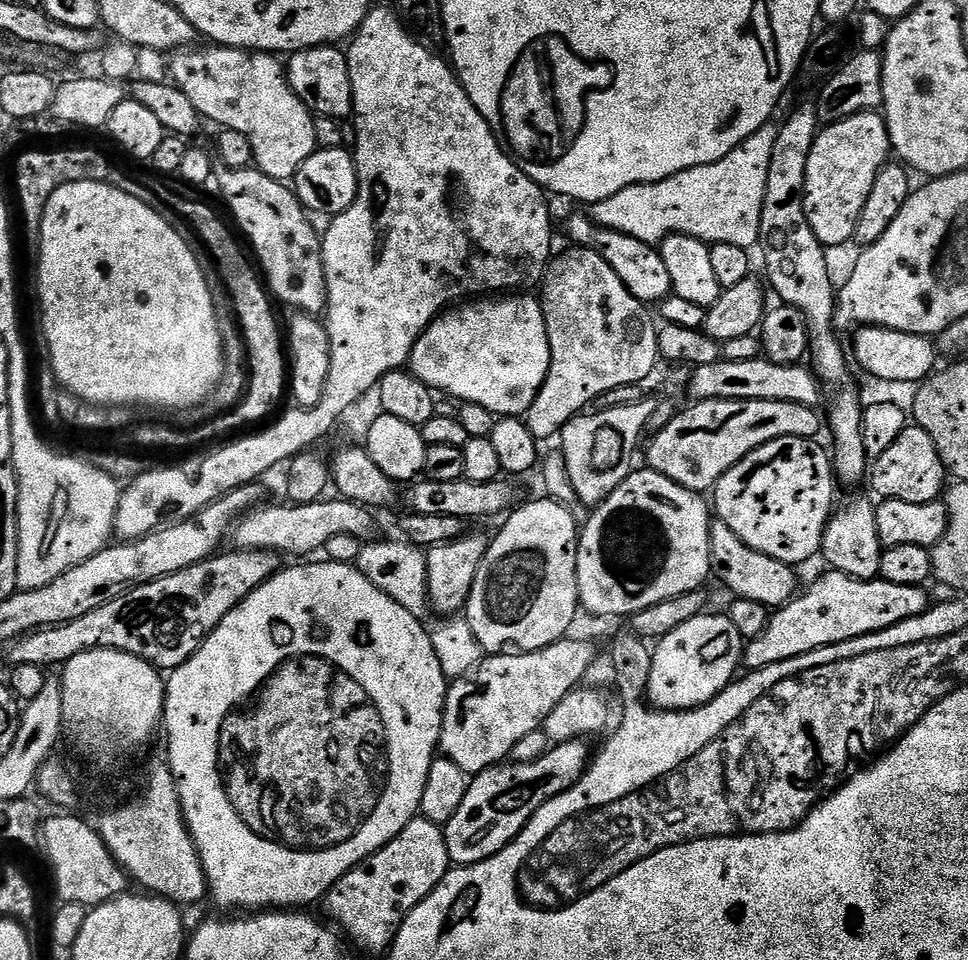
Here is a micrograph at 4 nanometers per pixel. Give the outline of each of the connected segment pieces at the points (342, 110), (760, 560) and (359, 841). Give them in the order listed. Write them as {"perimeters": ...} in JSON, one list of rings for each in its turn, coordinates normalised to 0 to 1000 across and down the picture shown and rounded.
{"perimeters":[[[[334,46],[303,54],[295,63],[295,78],[298,93],[315,108],[319,117],[348,127],[355,127],[364,121],[366,94],[362,85],[360,55],[354,49]]],[[[743,540],[733,545],[733,581],[736,600],[744,603],[757,617],[757,622],[787,628],[794,635],[801,635],[813,629],[823,618],[821,593],[817,589],[771,569]]],[[[306,585],[303,592],[290,591],[289,595],[280,600],[275,607],[267,610],[255,621],[250,628],[242,631],[229,648],[225,648],[223,655],[216,663],[211,664],[207,676],[197,683],[192,691],[183,696],[177,697],[171,708],[169,719],[169,744],[167,751],[167,763],[174,766],[174,801],[178,803],[178,809],[184,815],[186,823],[186,839],[190,845],[190,854],[194,858],[194,867],[198,871],[199,877],[207,891],[207,897],[211,903],[211,913],[215,917],[215,927],[218,936],[223,936],[223,942],[227,946],[252,946],[248,948],[310,948],[314,942],[322,942],[325,938],[334,939],[339,929],[354,913],[364,904],[369,904],[380,892],[385,892],[395,881],[403,878],[424,855],[431,853],[434,836],[436,835],[436,823],[440,823],[440,810],[444,806],[444,798],[452,783],[455,774],[455,761],[457,760],[457,748],[459,747],[459,732],[463,726],[464,705],[460,704],[457,698],[457,690],[452,690],[452,681],[446,672],[446,665],[441,653],[436,651],[435,643],[424,640],[407,623],[403,623],[378,598],[369,594],[367,588],[345,588],[334,585],[335,588],[314,588],[318,585]]]]}

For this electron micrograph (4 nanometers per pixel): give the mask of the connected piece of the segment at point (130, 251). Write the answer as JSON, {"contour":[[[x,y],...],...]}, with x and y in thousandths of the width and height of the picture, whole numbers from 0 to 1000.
{"contour":[[[86,188],[85,190],[72,190],[68,194],[64,194],[60,198],[56,198],[56,202],[52,206],[52,210],[45,220],[43,227],[43,235],[41,236],[41,248],[39,251],[41,257],[41,289],[38,290],[37,296],[41,299],[41,333],[45,336],[45,354],[50,357],[50,371],[54,374],[54,388],[58,391],[58,396],[62,399],[63,405],[75,408],[76,411],[86,417],[92,423],[121,423],[120,421],[150,421],[153,425],[198,425],[201,421],[207,421],[216,416],[219,407],[222,406],[224,398],[229,394],[231,389],[231,357],[227,351],[227,341],[225,340],[225,331],[221,323],[221,315],[219,307],[215,301],[213,290],[209,285],[209,281],[202,272],[202,266],[196,260],[194,255],[185,244],[169,230],[166,225],[159,219],[155,219],[155,215],[151,215],[151,210],[143,210],[143,206],[138,206],[134,202],[130,202],[126,198],[122,198],[118,194],[107,191],[105,188]]]}

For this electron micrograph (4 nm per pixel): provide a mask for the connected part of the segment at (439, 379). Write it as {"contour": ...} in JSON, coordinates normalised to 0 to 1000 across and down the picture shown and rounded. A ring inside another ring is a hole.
{"contour":[[[550,306],[492,310],[456,324],[428,360],[424,376],[426,391],[445,404],[447,409],[460,408],[461,411],[468,413],[471,419],[502,423],[502,427],[509,429],[513,435],[540,434],[548,419],[552,419],[560,398],[564,398],[564,390],[568,385],[568,356],[564,348],[562,324],[557,311],[553,307],[545,307]]]}

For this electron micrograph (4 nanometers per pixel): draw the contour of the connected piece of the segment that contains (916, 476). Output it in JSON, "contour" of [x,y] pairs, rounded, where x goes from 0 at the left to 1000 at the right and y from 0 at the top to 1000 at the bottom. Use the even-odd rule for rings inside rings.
{"contour":[[[939,444],[932,448],[932,452],[928,452],[928,456],[919,464],[919,469],[915,469],[915,473],[911,473],[900,484],[899,488],[899,504],[901,500],[901,508],[906,513],[909,521],[927,521],[928,523],[965,523],[971,521],[973,514],[976,511],[977,493],[975,482],[969,473],[969,469],[965,465],[965,456],[961,456],[961,452],[957,452],[957,448]]]}

